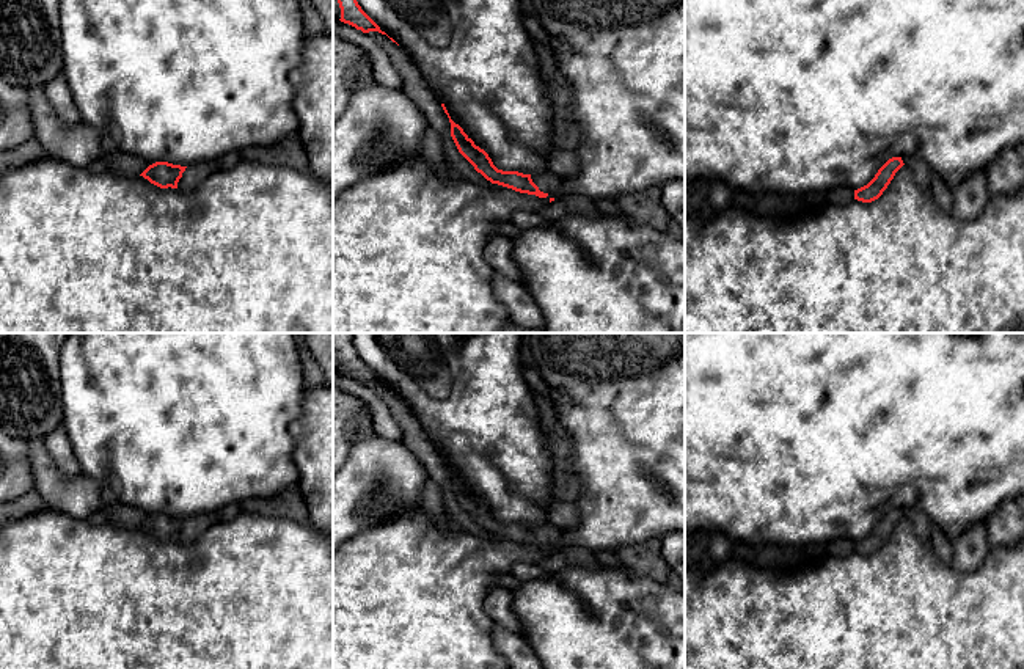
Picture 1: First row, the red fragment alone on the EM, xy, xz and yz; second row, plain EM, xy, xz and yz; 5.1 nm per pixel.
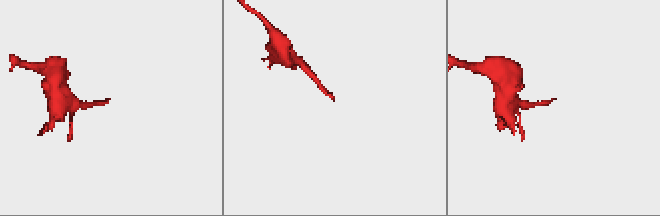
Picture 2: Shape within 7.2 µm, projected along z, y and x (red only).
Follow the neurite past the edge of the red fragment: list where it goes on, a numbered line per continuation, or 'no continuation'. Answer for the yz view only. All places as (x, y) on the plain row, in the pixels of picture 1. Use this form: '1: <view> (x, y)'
no continuation

